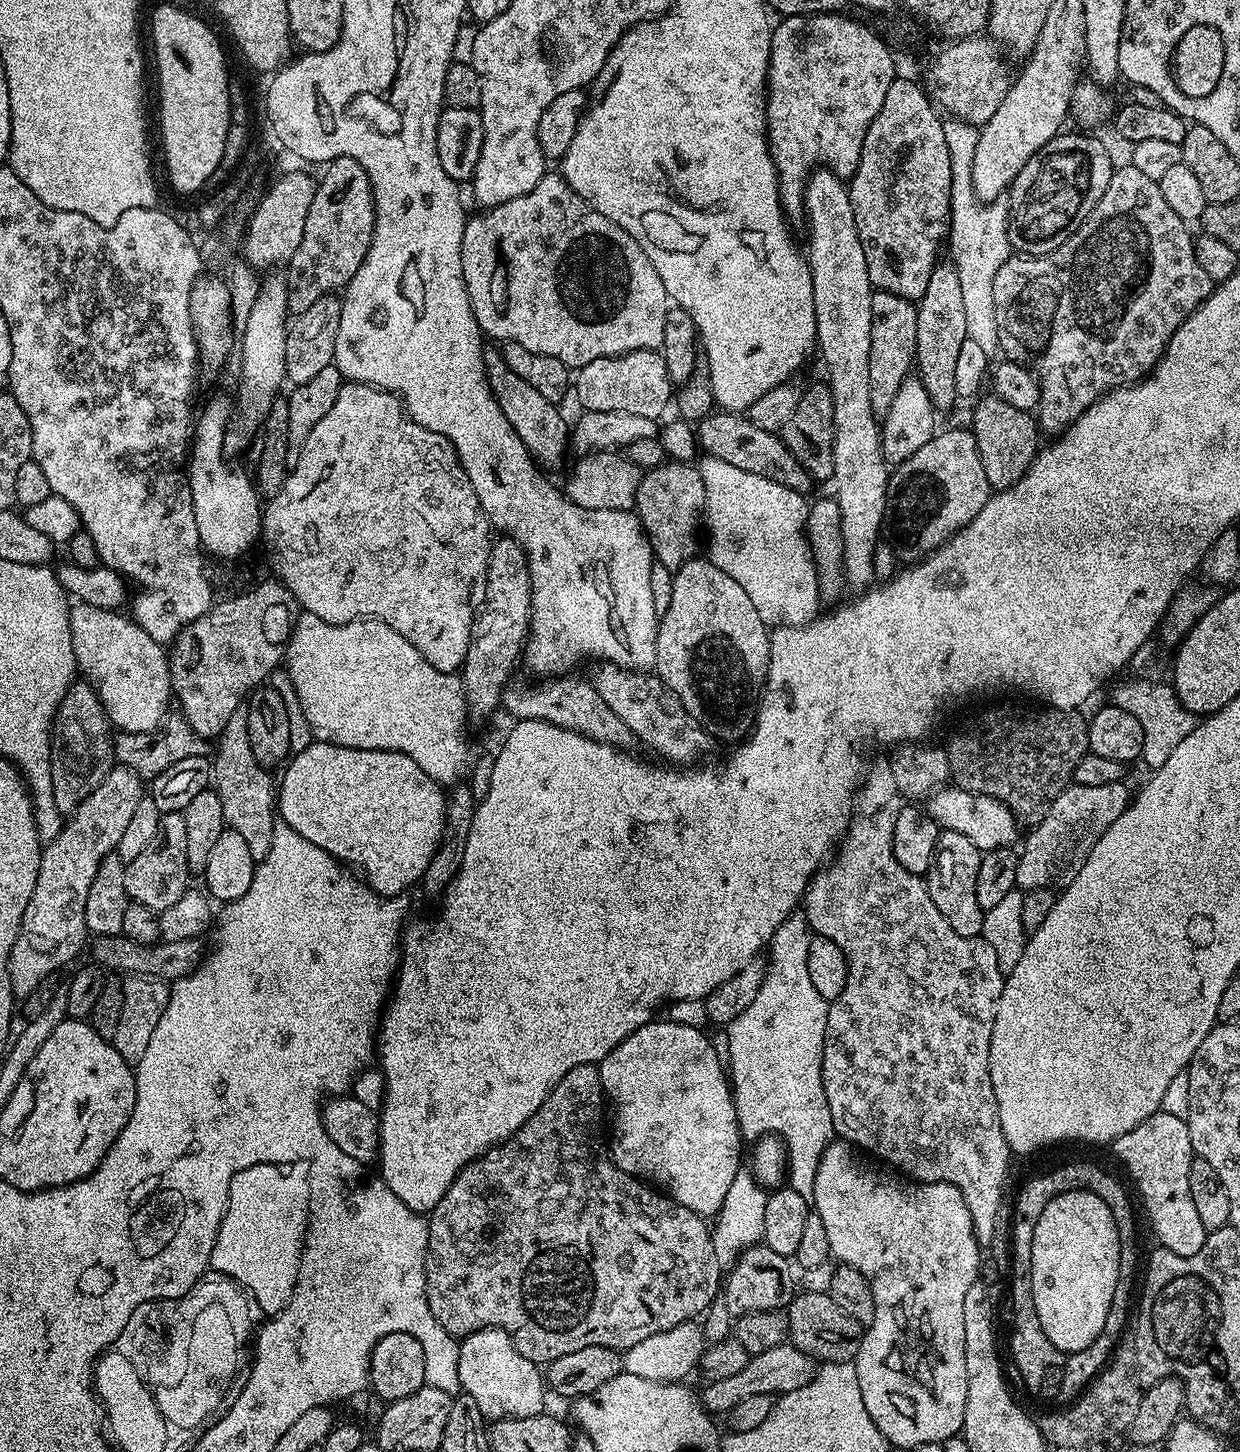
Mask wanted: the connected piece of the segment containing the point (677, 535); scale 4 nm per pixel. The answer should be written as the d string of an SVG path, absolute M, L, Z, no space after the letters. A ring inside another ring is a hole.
M662 462L657 468L649 468L641 475L640 485L638 486L638 494L636 495L636 503L634 505L634 511L640 518L640 524L644 527L644 533L648 535L648 541L652 547L652 555L655 563L666 566L673 570L680 568L688 560L693 559L697 555L696 547L701 547L702 544L702 513L705 511L704 507L704 487L702 486L702 476L700 474L699 467L692 462Z

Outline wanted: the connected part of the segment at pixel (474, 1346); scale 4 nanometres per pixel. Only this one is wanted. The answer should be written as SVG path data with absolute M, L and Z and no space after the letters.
M484 1328L463 1337L460 1346L460 1386L478 1402L478 1410L492 1422L538 1416L545 1411L546 1381L503 1328Z

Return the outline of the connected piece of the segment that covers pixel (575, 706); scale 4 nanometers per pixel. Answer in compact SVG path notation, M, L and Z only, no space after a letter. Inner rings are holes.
M564 674L551 682L544 682L537 692L527 692L524 688L505 691L502 704L506 709L516 715L517 721L545 720L554 726L562 726L566 730L574 730L594 742L602 742L606 746L614 746L621 750L632 750L637 747L638 741L635 734L602 702L602 694L598 694L595 683L579 680L576 674Z

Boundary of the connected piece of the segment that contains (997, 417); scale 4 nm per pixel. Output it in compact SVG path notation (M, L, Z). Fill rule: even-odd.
M1000 395L984 396L972 412L970 431L978 446L978 458L982 460L982 470L986 472L989 489L1013 488L1036 459L1041 431L1033 413L1006 402Z

